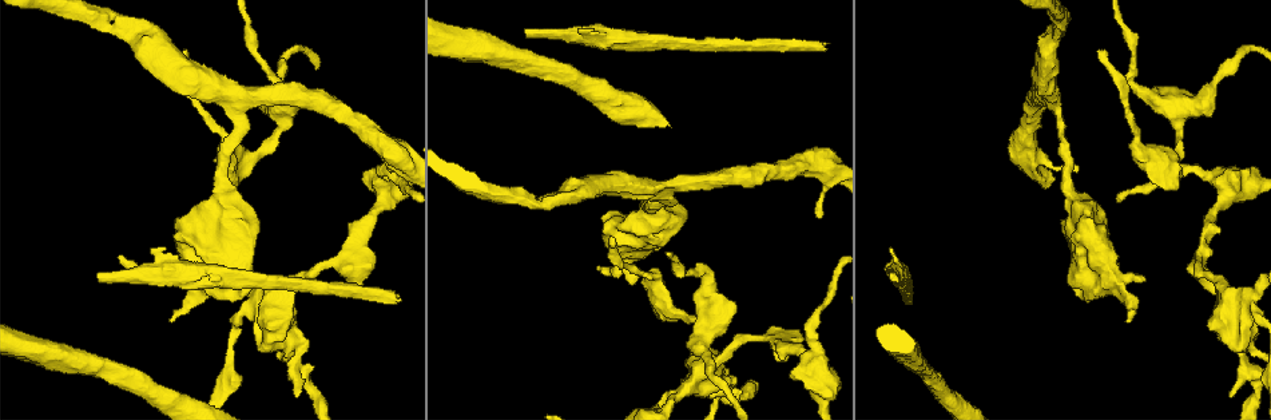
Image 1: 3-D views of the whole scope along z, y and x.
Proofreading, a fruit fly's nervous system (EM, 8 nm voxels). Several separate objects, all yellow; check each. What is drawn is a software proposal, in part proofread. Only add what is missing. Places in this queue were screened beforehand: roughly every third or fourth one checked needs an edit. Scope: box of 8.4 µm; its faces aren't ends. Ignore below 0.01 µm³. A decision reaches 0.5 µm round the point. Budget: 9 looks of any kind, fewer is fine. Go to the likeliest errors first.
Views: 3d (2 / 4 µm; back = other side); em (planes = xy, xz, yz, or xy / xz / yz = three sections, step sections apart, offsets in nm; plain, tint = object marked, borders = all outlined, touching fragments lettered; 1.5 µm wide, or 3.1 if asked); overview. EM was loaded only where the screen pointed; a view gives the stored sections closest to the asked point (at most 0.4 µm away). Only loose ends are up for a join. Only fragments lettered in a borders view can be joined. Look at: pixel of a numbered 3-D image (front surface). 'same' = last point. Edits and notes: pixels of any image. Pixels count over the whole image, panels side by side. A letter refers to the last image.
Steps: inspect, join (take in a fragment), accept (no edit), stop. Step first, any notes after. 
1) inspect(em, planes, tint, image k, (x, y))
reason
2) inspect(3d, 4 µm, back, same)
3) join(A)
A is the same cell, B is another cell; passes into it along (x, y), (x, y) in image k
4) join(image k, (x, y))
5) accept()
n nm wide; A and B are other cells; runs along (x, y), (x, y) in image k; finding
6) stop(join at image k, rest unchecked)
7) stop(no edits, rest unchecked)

inspect(3d, 4 µm, image 1, (400, 298))
end of a long branch

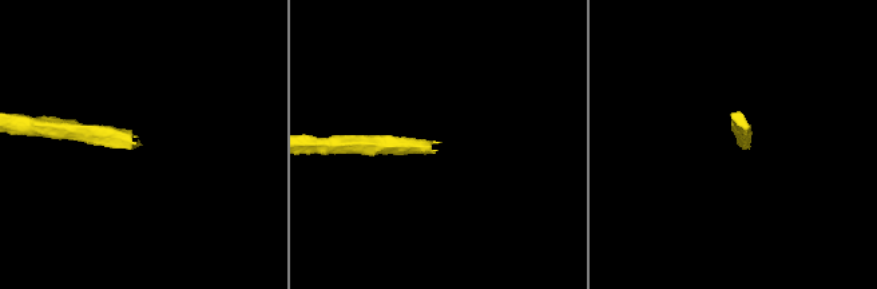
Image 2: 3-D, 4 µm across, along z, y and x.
inspect(em, 3.1 µm, planes, tint, image 2, (138, 142))
need the tissue

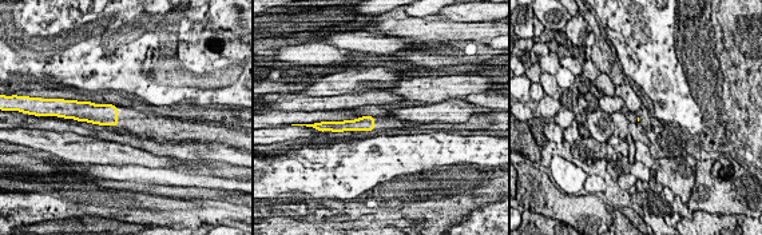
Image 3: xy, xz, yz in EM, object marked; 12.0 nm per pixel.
inspect(em, 3.1 µm, planes, borders, same)

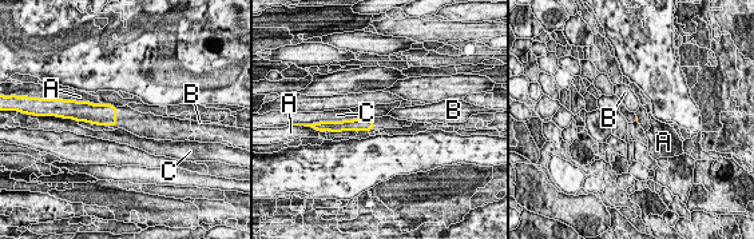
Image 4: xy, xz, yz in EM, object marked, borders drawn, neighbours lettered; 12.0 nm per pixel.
accept()
C touches over 320 nm; A, B and C are other cells; none of them fits

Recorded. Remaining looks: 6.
inspect(3d, 2 µm, image 1, (527, 30))
branch stops here

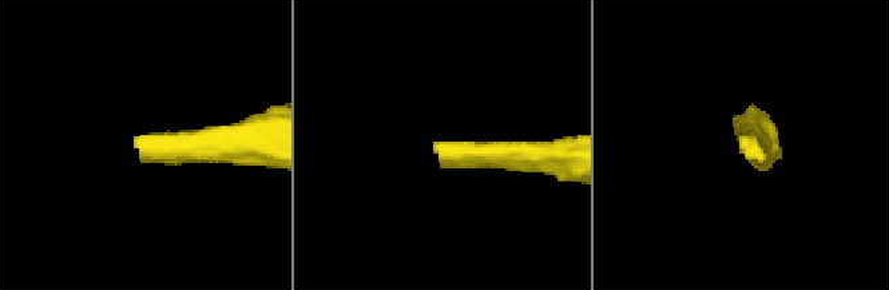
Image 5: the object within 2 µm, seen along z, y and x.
inspect(em, planes, borders, image 5, (136, 144))

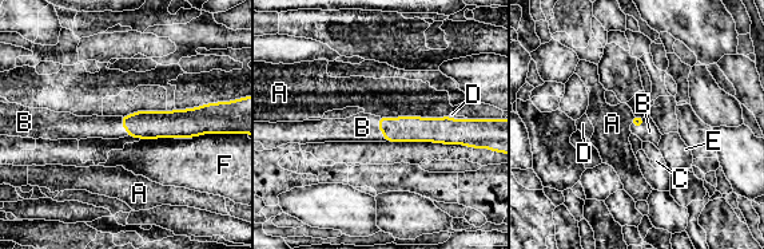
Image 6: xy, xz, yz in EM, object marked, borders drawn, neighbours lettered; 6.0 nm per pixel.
join(B)
A touches over 420 nm; B is the same cell, A, C, D, E and F are other cells; passes into it along (402, 129), (378, 129), (362, 127) in image 6; the cell continues

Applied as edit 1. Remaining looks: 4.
inspect(overview)

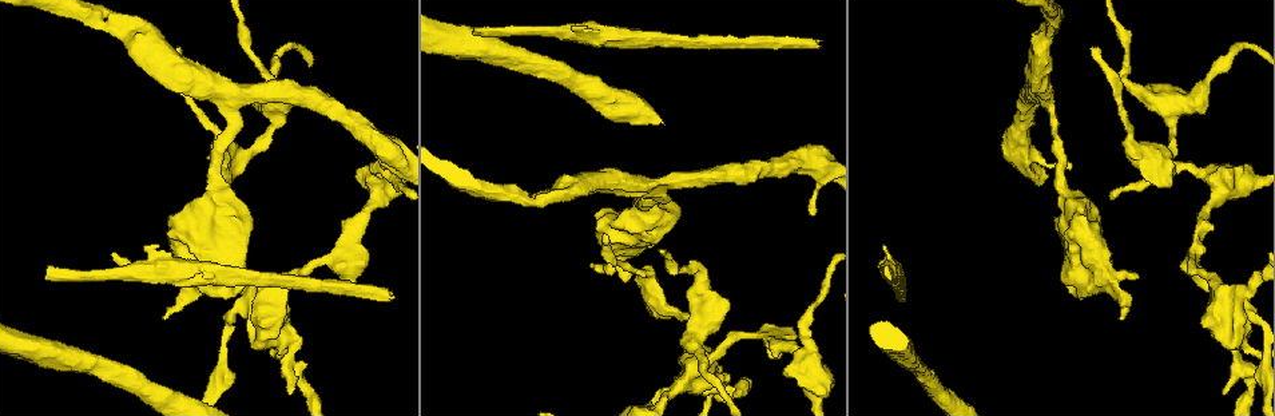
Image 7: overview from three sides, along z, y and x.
inspect(em, planes, borders, image 7, (1224, 394))
branch stops here

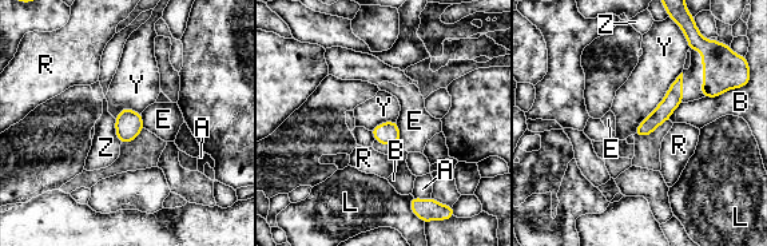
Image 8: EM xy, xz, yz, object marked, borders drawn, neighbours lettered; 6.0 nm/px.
accept()
A, B, E, L, R, Y and Z are other cells; border along (115, 119), (115, 135), (120, 143) in image 8; none of them fits

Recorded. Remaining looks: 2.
inspect(3d, 2 µm, image 7, (589, 264))
branch stops here

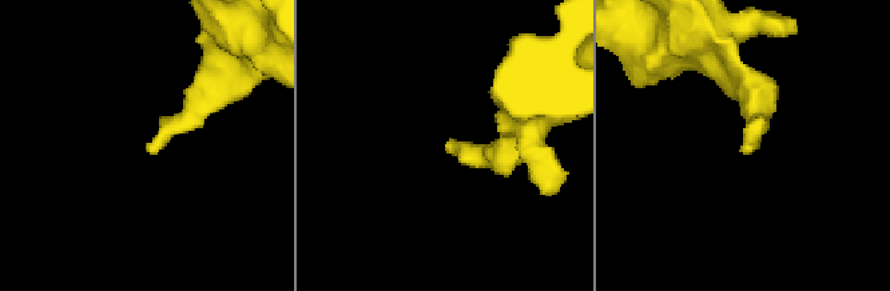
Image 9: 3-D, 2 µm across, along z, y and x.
inspect(em, planes, borders, image 9, (746, 153))
need the tissue

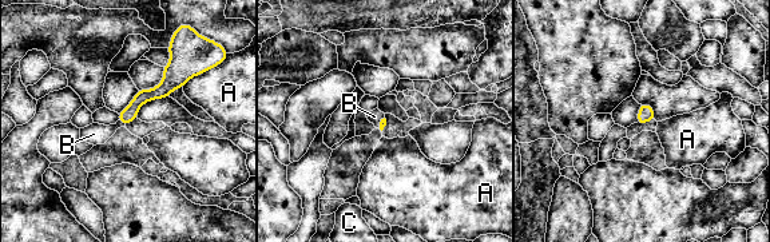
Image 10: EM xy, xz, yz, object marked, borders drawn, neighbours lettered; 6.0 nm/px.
join(B)
B is the same cell, A and C are other cells; passes into it along (130, 112), (122, 122), (94, 134) in image 10; the cell continues

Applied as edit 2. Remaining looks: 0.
stop(join at image 6, join at image 10, rest unchecked)

